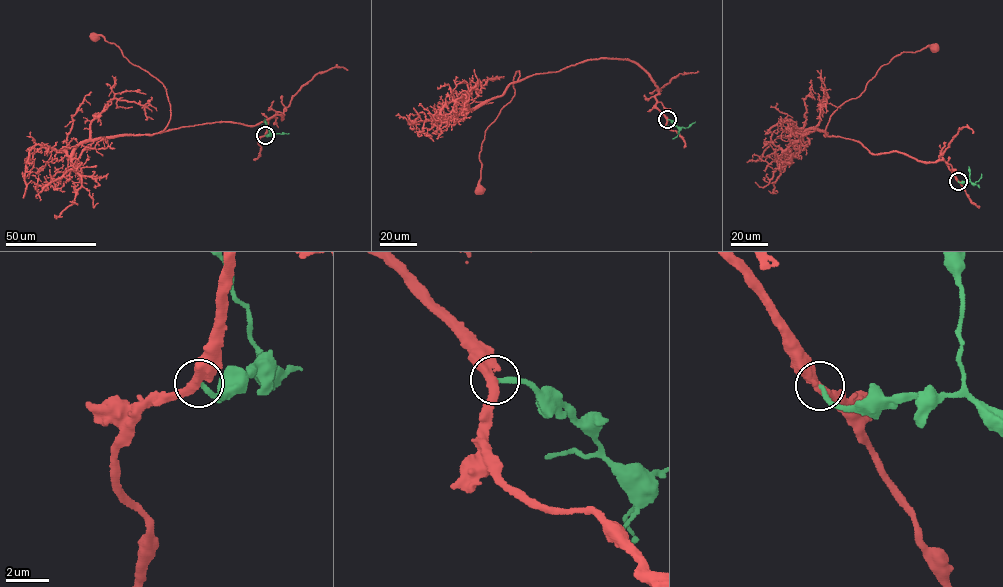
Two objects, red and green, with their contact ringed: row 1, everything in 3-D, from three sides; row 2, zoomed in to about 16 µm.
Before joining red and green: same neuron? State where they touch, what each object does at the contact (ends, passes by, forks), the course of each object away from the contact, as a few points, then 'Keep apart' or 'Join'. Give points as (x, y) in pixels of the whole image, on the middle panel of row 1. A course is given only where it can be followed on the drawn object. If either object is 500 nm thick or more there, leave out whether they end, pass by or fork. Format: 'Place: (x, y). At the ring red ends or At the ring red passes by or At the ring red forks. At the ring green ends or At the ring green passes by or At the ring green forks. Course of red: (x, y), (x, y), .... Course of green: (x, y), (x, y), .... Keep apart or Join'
Place: (667, 119). At the ring red passes by. At the ring green ends. Course of red: (667, 120), (651, 75), (631, 60), (590, 59), (518, 80), (516, 71), (513, 97), (486, 130), (480, 190). Course of green: (667, 120), (685, 128), (695, 122). Keep apart

